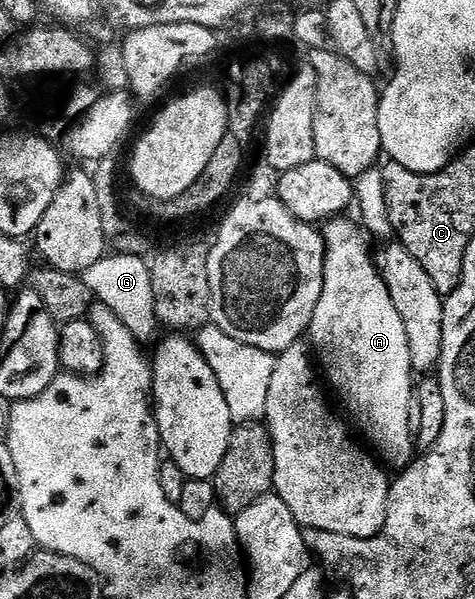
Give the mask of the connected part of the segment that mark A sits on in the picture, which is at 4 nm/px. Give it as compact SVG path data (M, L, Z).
M336 218L321 232L325 245L323 254L325 274L321 298L317 302L317 310L313 310L309 340L311 336L310 343L313 345L318 367L329 388L331 383L330 391L332 393L335 391L339 395L340 402L347 407L346 415L350 423L363 431L362 439L392 469L395 467L395 470L402 470L411 463L417 452L417 444L413 439L413 401L417 392L413 387L413 380L411 384L413 371L410 364L409 340L406 337L405 323L402 322L401 314L393 304L382 274L376 267L373 247L371 248L370 244L372 241L368 233L354 219L353 221L347 219Z

